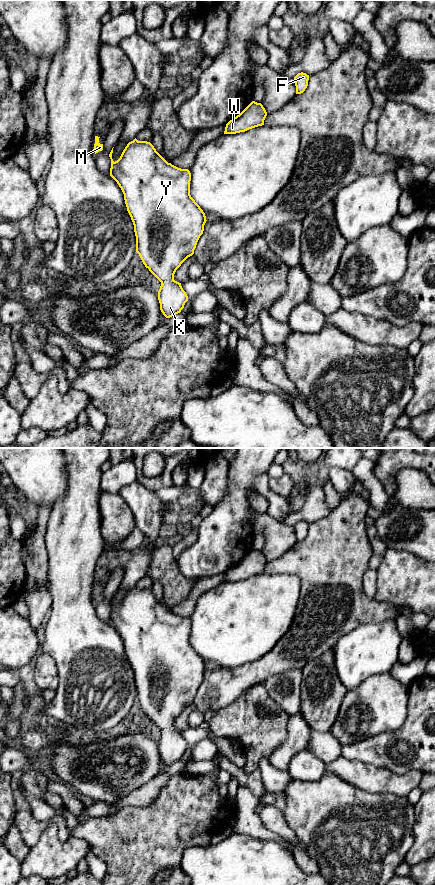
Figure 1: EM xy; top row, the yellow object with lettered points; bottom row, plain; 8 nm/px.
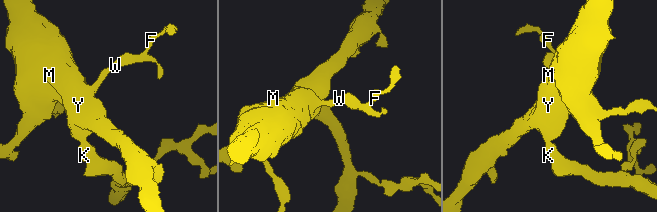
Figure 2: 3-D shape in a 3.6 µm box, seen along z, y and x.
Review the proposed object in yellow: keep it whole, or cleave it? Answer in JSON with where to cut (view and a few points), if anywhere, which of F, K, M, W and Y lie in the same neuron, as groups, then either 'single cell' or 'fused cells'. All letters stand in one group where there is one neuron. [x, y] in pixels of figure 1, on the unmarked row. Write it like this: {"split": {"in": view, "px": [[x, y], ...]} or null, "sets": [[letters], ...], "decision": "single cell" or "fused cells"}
{"split": null, "sets": [["F", "K", "M", "W", "Y"]], "decision": "single cell"}

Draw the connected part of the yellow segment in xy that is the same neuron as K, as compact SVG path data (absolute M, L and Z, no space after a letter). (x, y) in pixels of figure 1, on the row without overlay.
M136 586L127 592L120 606L115 610L112 607L112 601L113 596L109 602L110 624L117 630L124 642L127 659L134 673L136 700L145 715L161 730L158 739L160 758L166 766L170 766L180 761L188 749L181 731L174 728L174 722L181 712L194 702L207 669L205 661L190 643L191 621L188 617L181 617L168 611L150 590L138 589Z

